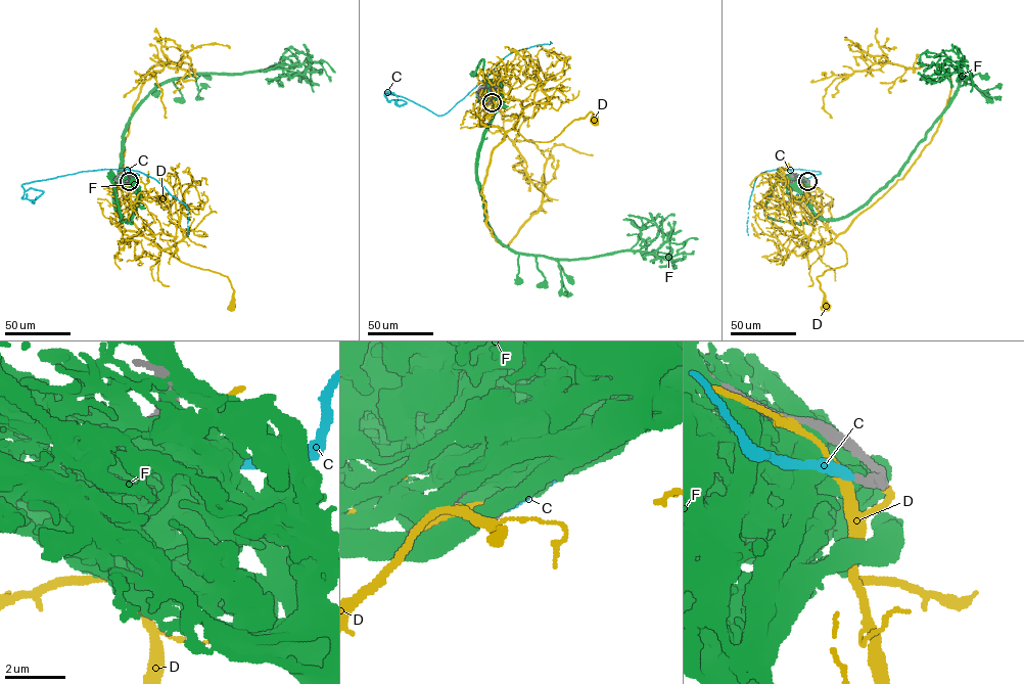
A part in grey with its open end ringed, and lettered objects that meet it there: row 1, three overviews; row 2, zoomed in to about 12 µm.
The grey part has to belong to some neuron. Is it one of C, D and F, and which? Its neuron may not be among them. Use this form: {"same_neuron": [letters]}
{"same_neuron": ["C"]}

